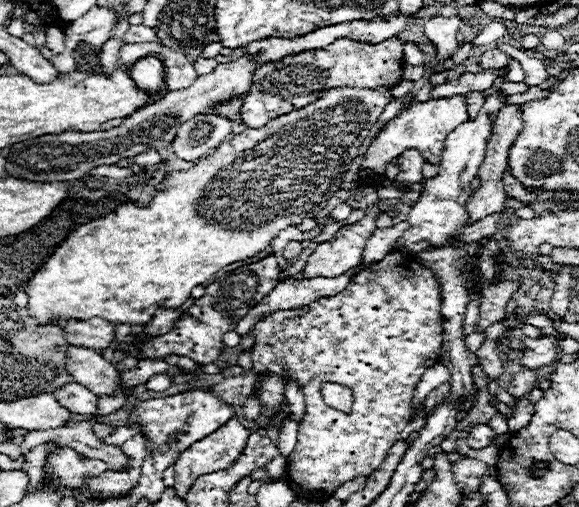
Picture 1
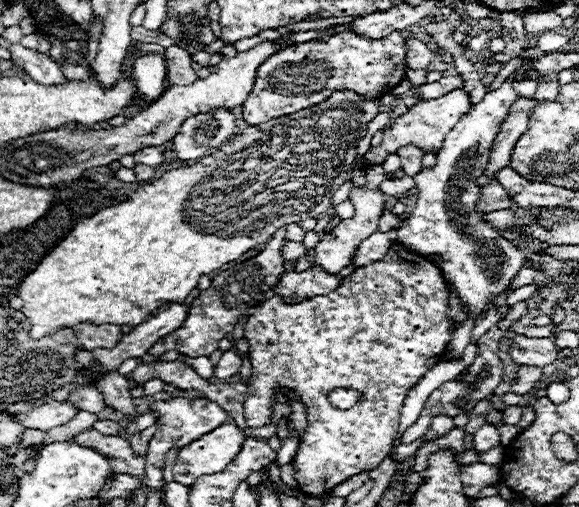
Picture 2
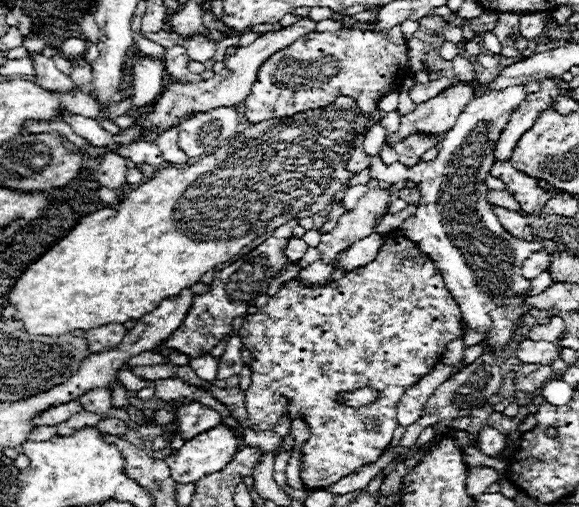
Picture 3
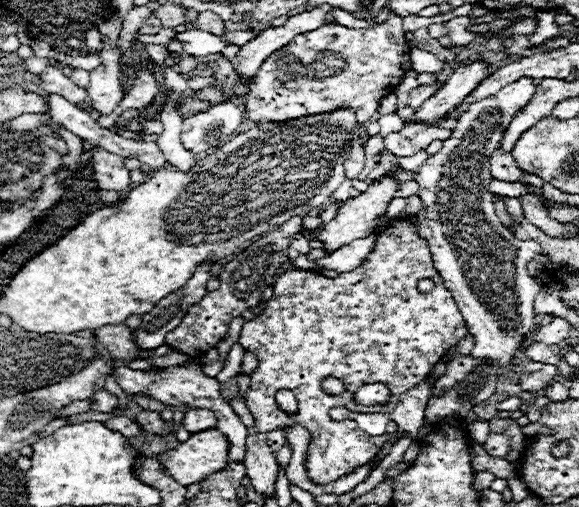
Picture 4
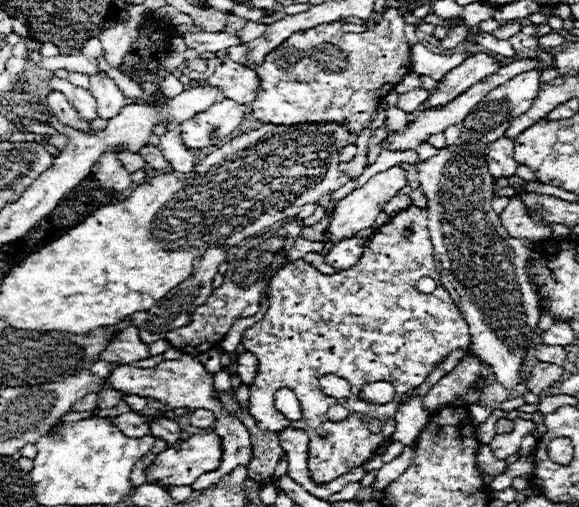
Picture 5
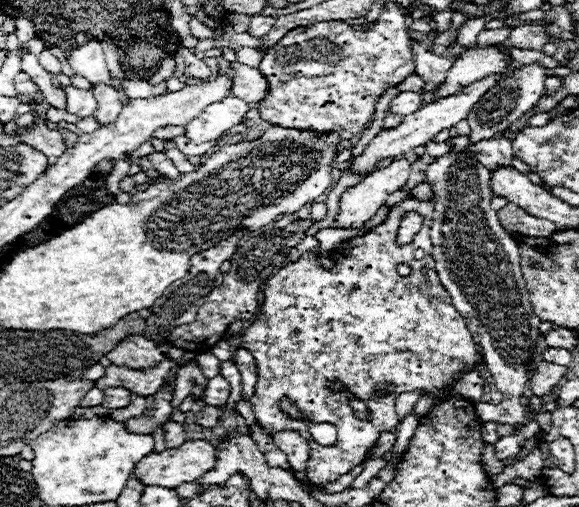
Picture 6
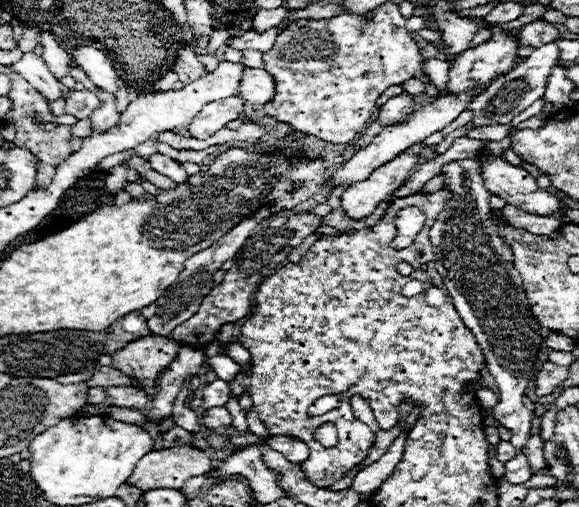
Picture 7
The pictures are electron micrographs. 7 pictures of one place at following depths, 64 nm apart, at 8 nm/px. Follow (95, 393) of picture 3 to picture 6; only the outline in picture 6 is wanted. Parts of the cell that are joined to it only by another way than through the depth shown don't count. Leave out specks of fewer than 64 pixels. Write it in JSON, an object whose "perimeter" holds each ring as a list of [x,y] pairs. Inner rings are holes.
{"perimeter":[[[108,388],[108,390],[104,390],[104,402],[102,402],[102,406],[104,408],[124,408],[124,406],[128,406],[130,404],[130,396],[132,396],[132,392],[128,392],[126,388]]]}

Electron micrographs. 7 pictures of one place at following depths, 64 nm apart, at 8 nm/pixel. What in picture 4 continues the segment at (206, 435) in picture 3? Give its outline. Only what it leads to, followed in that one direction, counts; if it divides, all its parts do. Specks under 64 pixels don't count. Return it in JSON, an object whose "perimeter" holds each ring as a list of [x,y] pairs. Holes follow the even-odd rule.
{"perimeter":[[[210,428],[206,432],[192,434],[178,448],[160,454],[158,460],[162,460],[162,468],[166,468],[180,486],[190,486],[222,470],[226,466],[226,454],[226,436],[216,428]]]}

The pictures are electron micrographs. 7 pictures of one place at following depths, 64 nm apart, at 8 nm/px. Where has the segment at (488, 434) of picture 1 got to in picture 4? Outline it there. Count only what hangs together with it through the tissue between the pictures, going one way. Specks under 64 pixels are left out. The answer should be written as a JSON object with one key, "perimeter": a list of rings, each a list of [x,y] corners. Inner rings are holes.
{"perimeter":[[[490,432],[488,440],[484,442],[484,448],[496,458],[504,458],[510,452],[510,440],[506,436],[502,436],[502,434]]]}

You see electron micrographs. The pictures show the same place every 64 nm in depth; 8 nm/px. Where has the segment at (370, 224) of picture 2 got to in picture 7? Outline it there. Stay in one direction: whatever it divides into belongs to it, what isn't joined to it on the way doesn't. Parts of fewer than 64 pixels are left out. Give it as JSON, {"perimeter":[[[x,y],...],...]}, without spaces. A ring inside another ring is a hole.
{"perimeter":[[[406,150],[402,152],[402,156],[390,160],[390,164],[376,168],[372,176],[362,180],[362,184],[354,184],[342,194],[344,212],[354,220],[370,216],[374,208],[382,200],[386,200],[388,194],[398,190],[410,178],[410,172],[414,170],[416,162],[418,162],[418,154]]]}

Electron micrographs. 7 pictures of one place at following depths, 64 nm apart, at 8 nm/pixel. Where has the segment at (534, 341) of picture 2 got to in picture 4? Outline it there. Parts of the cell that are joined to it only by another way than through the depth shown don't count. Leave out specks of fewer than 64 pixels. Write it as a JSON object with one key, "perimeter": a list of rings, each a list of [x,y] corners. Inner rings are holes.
{"perimeter":[[[532,342],[522,352],[530,360],[542,362],[542,364],[554,364],[556,366],[562,360],[562,348],[556,346],[556,344],[548,346],[548,344],[542,344],[542,342]]]}

